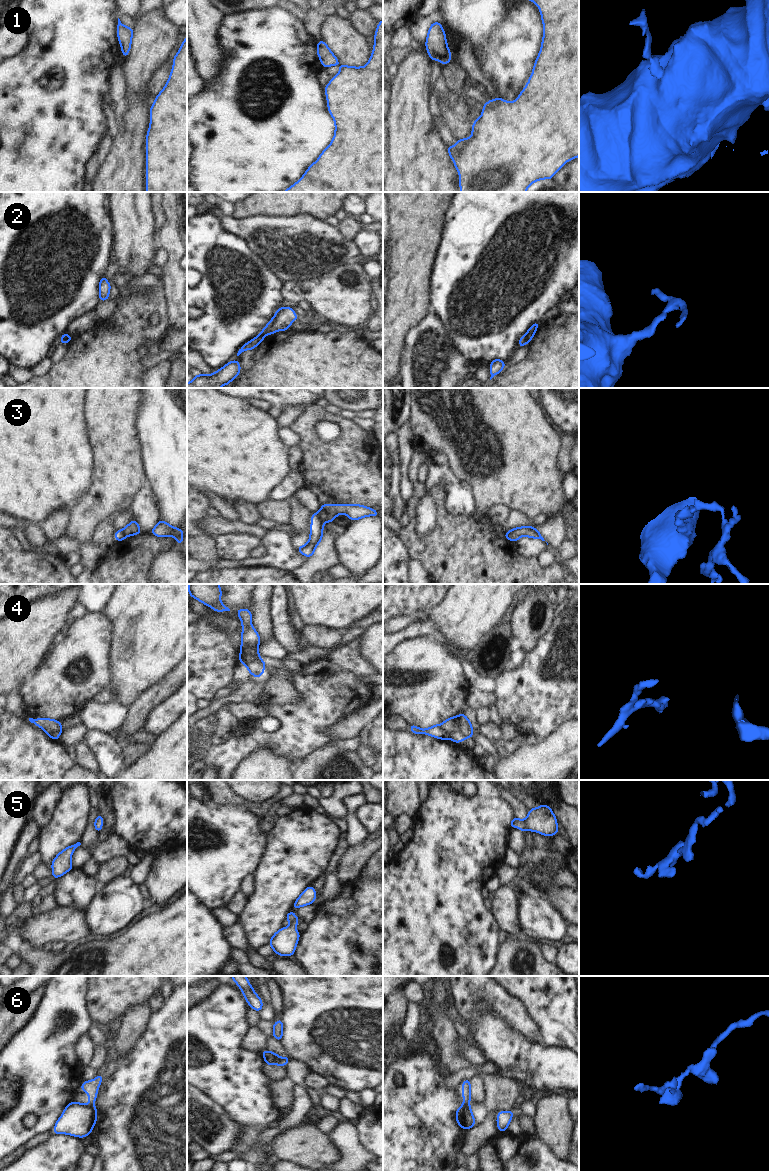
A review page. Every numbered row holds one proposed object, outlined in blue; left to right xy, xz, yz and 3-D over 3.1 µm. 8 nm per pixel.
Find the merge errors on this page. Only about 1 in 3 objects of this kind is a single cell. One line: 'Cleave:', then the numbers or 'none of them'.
Cleave: 2, 3, 4, 6

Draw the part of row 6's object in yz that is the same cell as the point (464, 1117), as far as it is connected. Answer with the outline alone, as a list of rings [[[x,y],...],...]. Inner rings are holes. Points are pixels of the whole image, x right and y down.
[[[462,1105],[456,1110],[456,1122],[462,1129],[470,1129],[476,1123],[470,1105]]]

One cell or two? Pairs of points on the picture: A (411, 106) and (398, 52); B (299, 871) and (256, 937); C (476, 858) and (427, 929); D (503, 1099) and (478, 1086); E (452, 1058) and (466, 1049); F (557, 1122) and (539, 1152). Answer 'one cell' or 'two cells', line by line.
A: two cells
B: one cell
C: one cell
D: two cells
E: two cells
F: two cells

